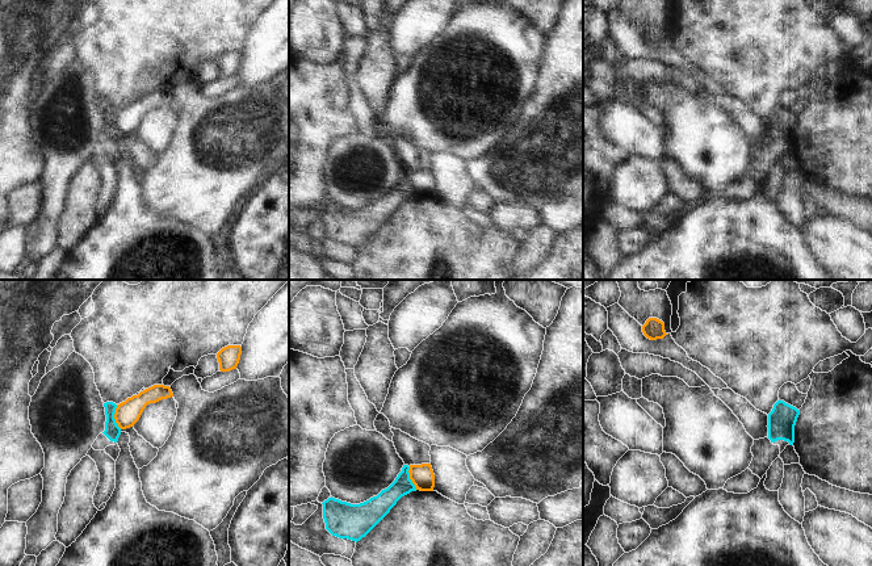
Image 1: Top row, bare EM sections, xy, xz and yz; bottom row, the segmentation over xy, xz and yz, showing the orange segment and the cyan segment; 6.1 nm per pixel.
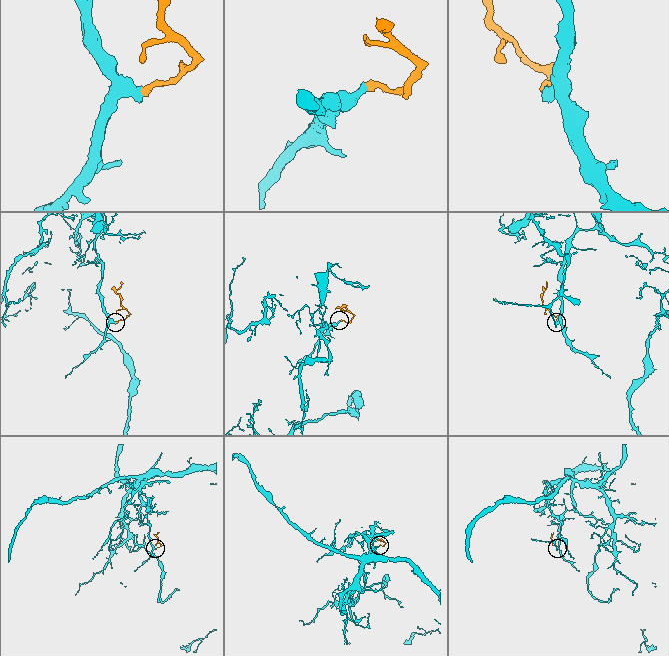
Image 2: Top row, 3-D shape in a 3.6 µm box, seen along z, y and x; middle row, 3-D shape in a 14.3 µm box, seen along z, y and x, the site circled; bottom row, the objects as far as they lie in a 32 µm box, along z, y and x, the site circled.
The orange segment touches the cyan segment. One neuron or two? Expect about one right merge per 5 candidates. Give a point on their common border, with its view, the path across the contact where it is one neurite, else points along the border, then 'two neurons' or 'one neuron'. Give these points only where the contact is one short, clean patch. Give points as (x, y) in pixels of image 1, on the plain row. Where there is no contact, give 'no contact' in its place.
meets orange in xy at (114, 122); border along xy (116, 110), (114, 128), (121, 134); two neurons

